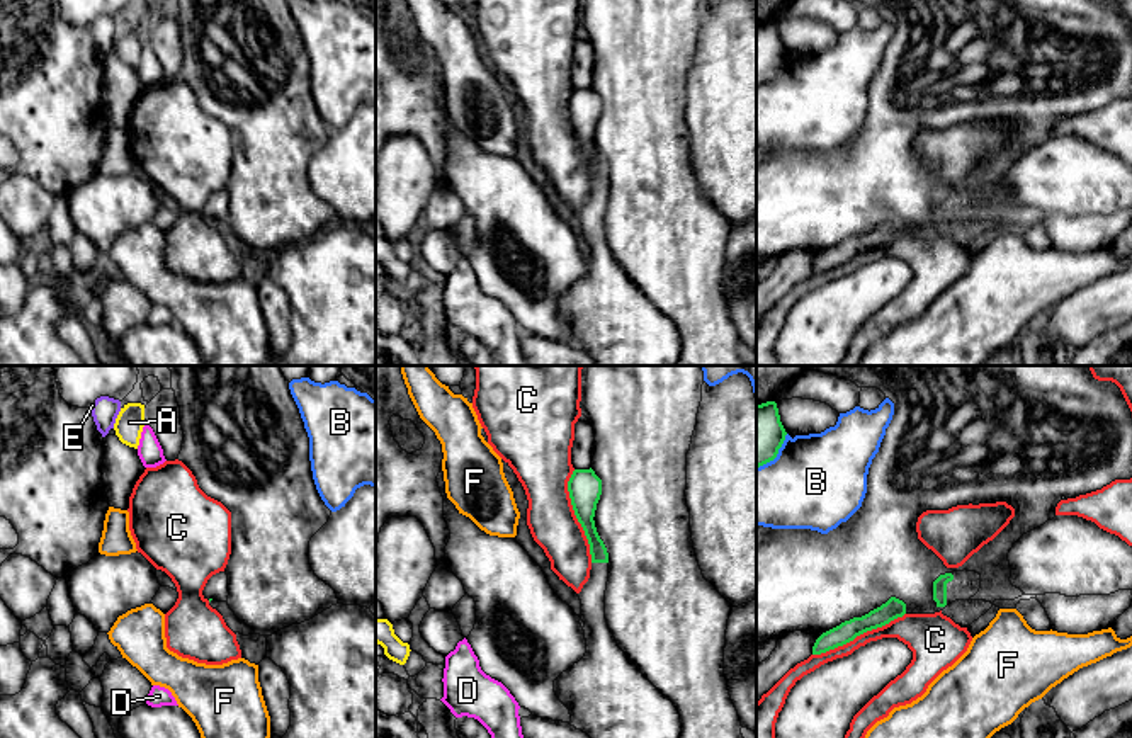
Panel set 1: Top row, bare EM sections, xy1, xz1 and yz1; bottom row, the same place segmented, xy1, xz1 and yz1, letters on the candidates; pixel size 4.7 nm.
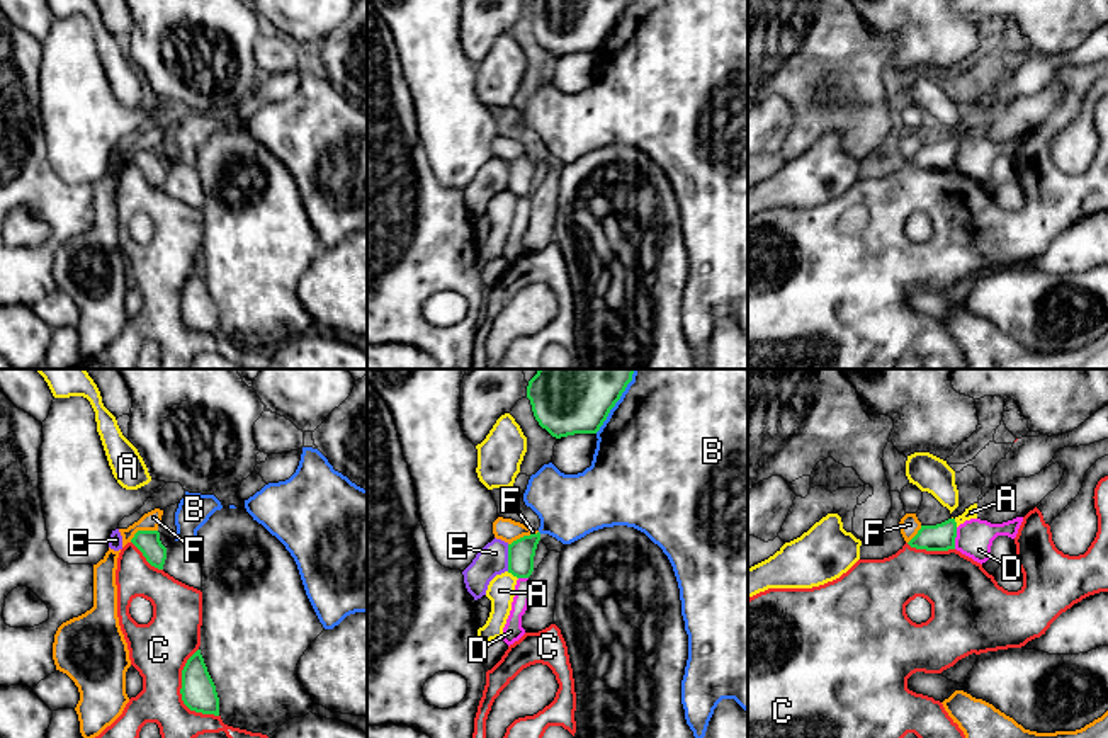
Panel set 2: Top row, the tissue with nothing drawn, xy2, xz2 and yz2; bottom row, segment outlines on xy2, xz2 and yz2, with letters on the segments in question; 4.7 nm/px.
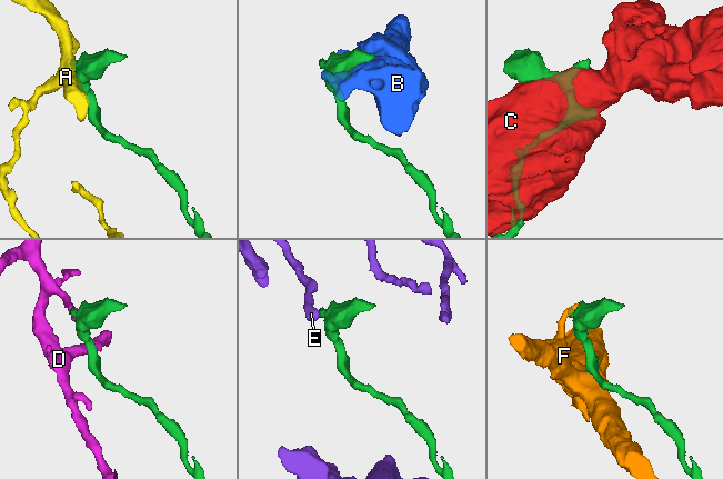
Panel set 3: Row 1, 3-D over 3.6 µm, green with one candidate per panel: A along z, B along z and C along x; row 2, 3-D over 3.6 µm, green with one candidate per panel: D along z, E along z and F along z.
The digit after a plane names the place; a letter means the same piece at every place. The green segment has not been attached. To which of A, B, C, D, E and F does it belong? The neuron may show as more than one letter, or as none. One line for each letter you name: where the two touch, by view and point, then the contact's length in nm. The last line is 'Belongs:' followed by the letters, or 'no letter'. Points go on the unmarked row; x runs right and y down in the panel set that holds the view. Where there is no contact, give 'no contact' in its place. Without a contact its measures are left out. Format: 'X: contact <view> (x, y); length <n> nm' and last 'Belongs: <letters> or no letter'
Belongs: no letter

